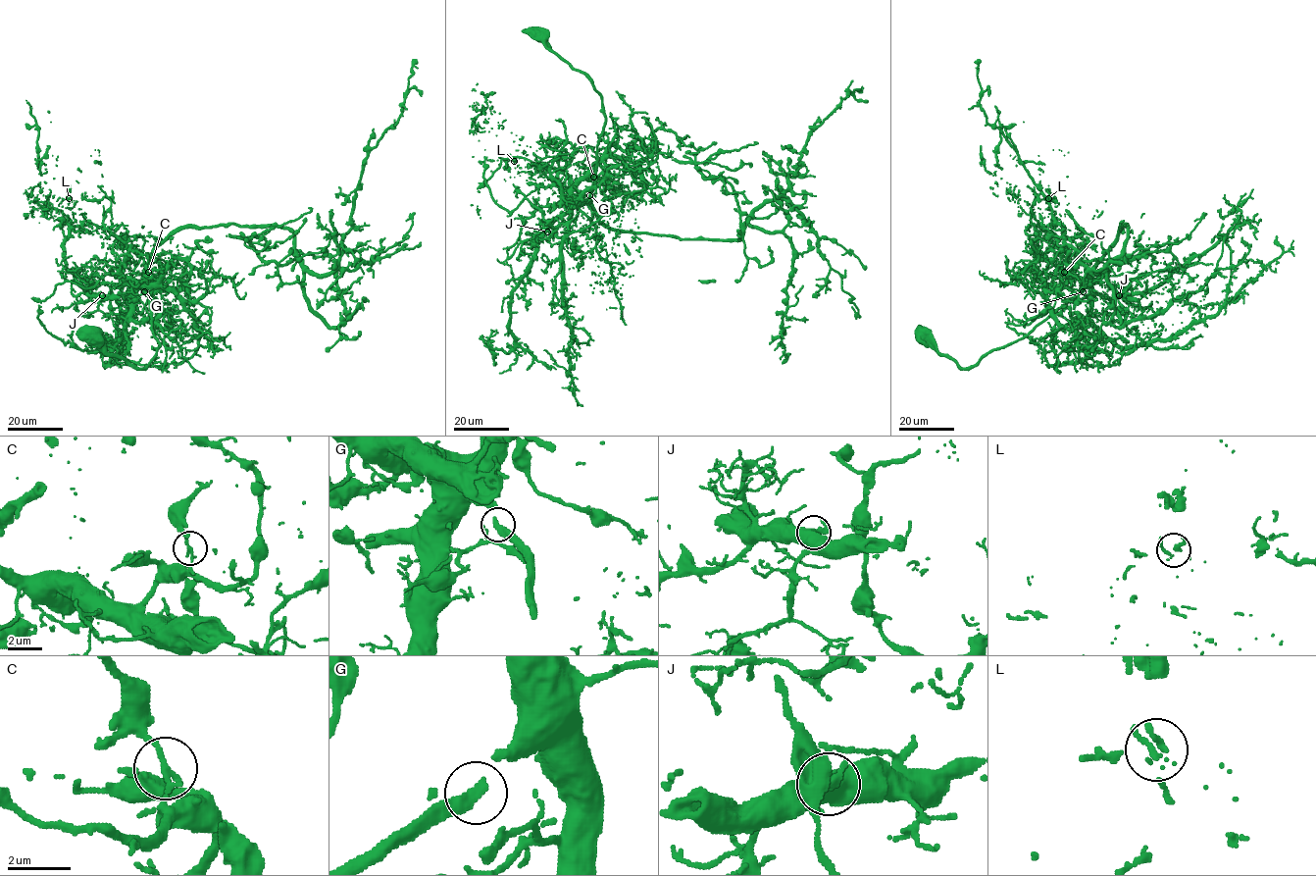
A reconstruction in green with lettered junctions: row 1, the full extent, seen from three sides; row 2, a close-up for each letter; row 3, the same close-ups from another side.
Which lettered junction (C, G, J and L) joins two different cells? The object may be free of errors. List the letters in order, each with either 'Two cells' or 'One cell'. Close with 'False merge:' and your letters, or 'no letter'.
C: Two cells
G: One cell
J: One cell
L: One cell
False merge: C

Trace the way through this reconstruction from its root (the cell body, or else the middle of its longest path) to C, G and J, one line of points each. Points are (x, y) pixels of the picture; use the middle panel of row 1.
C: (538, 34), (601, 97), (595, 187), (579, 199), (573, 191), (593, 176)
G: (538, 34), (537, 38), (573, 69), (581, 71), (601, 97), (605, 125), (597, 146), (595, 187), (589, 195)
J: (538, 34), (588, 78), (605, 116), (595, 187), (547, 231)

